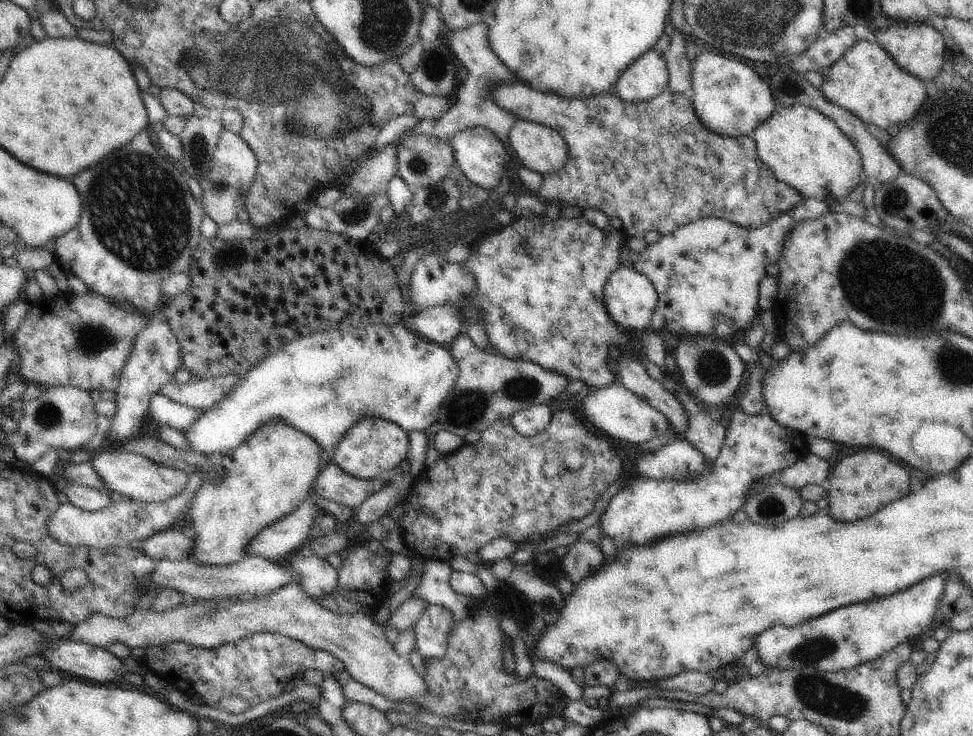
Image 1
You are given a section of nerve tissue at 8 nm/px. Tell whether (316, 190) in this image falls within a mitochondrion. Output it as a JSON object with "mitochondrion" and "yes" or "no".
{"mitochondrion":"no"}

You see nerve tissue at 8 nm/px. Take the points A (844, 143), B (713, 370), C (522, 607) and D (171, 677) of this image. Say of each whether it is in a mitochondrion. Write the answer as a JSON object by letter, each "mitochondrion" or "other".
{"A":"other","B":"mitochondrion","C":"other","D":"other"}

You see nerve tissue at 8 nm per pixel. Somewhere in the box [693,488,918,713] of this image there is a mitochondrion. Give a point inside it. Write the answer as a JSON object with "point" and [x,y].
{"point":[816,648]}

